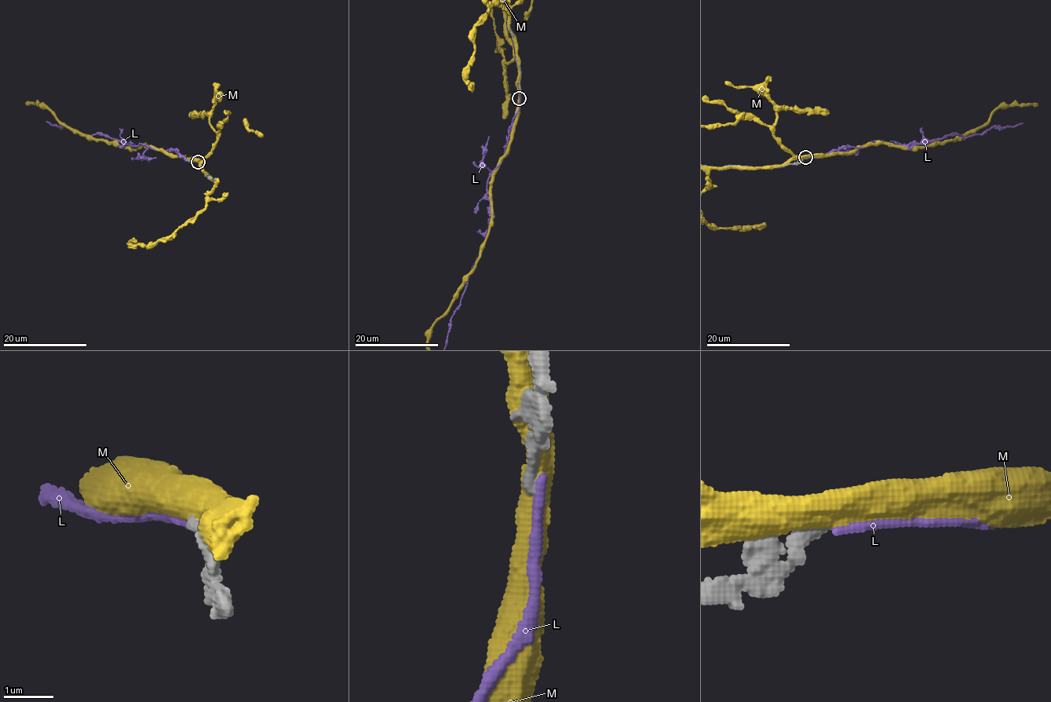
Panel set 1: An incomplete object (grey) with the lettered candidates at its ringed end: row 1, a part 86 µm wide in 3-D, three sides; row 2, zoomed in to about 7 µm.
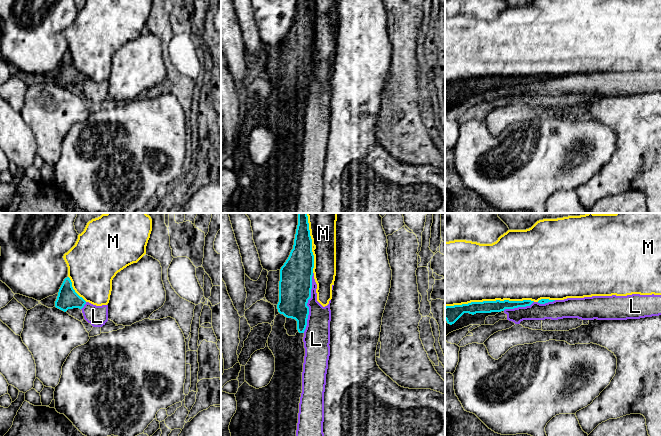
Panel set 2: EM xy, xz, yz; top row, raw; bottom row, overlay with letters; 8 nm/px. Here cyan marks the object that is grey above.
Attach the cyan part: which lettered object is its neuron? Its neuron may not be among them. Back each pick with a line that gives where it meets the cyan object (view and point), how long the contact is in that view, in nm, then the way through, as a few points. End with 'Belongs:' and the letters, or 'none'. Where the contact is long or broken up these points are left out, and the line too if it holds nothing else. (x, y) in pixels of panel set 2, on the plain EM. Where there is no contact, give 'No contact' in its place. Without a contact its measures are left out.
Belongs: none

